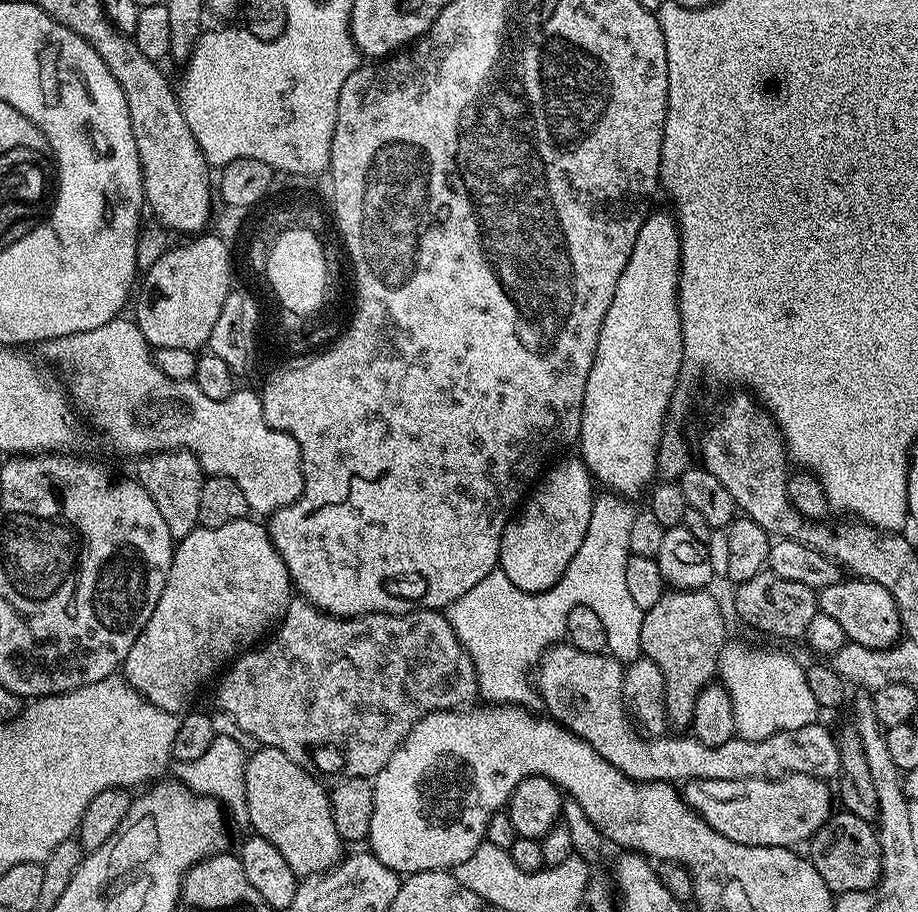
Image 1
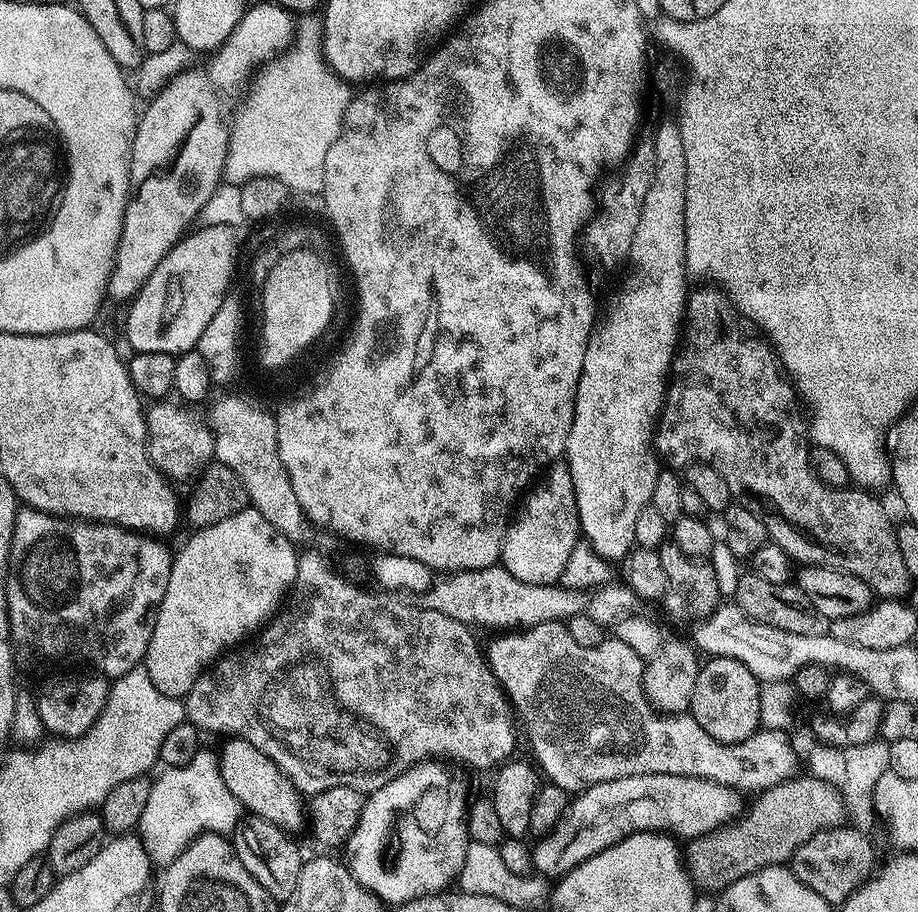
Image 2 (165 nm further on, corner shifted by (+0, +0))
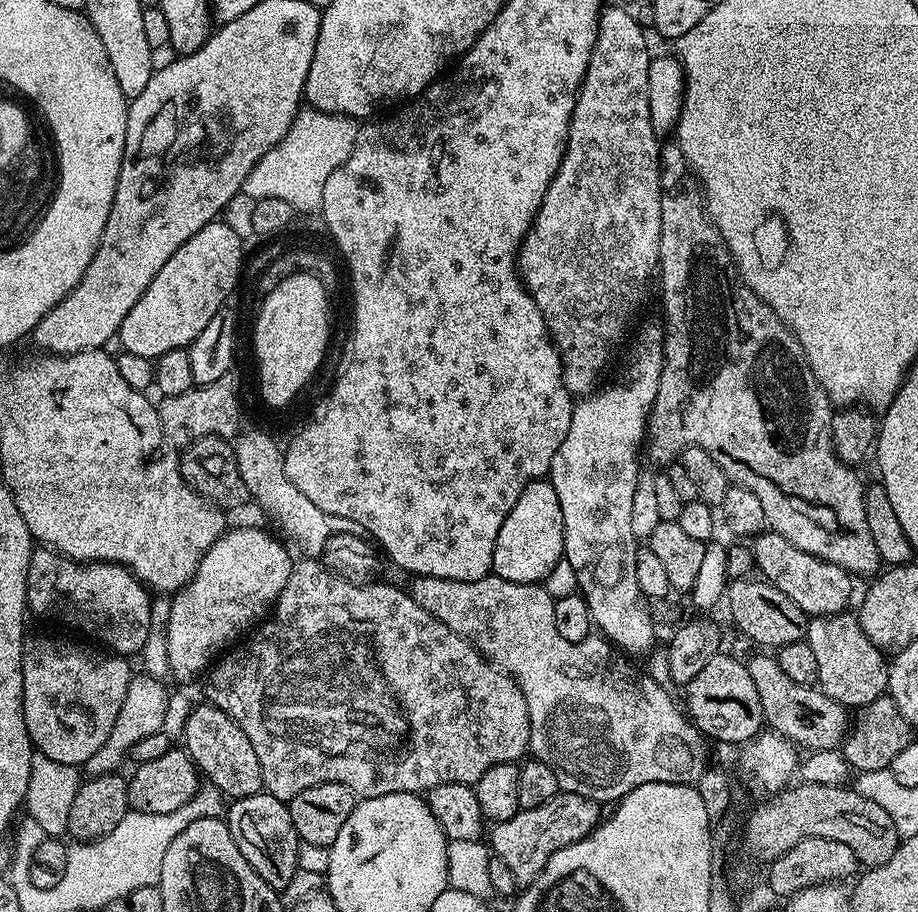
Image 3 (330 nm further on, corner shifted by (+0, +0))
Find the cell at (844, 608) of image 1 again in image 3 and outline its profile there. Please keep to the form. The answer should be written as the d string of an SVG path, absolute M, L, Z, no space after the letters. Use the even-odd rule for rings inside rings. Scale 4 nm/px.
M765 530L755 537L750 544L752 563L759 575L774 585L782 594L790 598L809 617L833 616L845 611L852 600L853 577L845 568L834 566L814 554L806 554L806 550L798 550L782 534Z

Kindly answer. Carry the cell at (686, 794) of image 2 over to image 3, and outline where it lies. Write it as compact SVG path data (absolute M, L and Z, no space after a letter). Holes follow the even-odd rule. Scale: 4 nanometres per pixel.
M559 791L554 798L550 798L550 802L542 802L542 806L521 808L514 818L492 824L491 851L502 858L506 866L510 866L517 882L527 886L546 866L548 857L590 835L602 819L600 808L601 805L595 800L587 800L573 792Z

